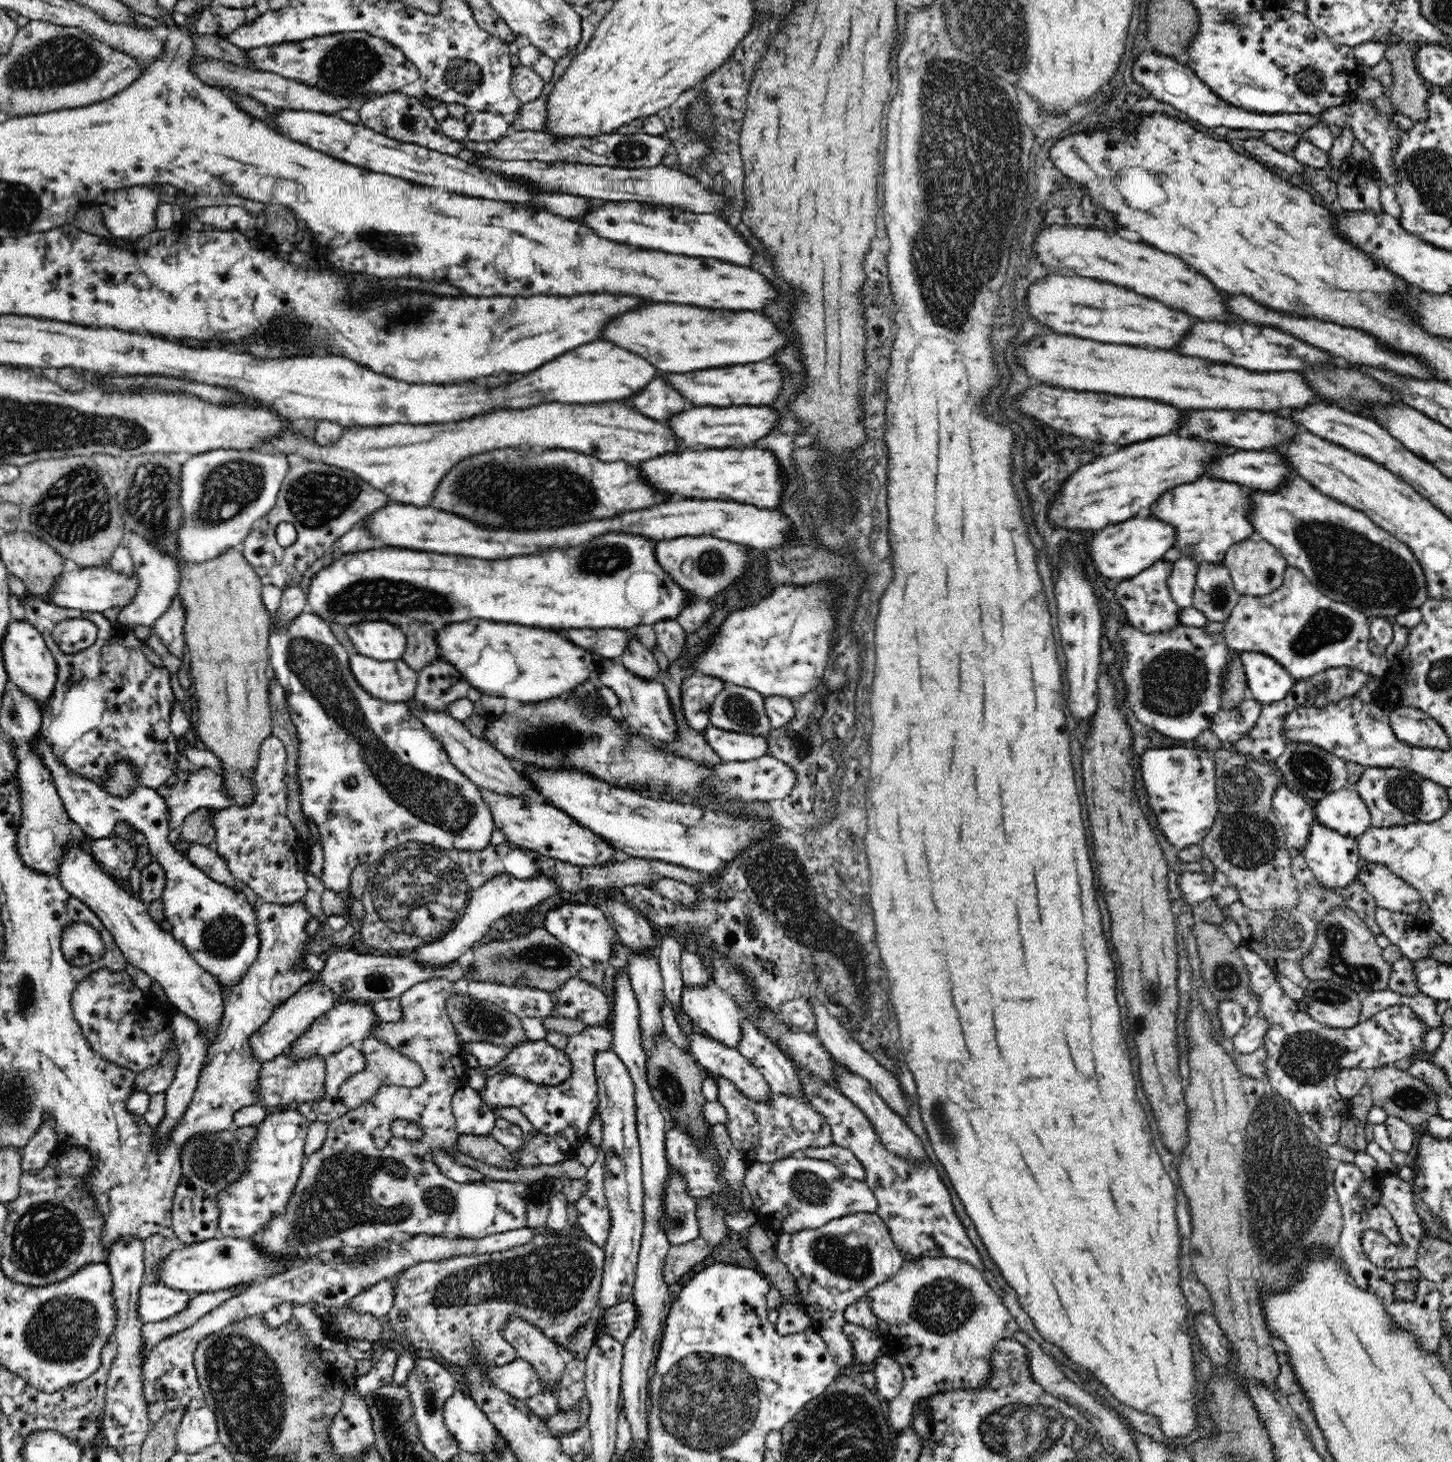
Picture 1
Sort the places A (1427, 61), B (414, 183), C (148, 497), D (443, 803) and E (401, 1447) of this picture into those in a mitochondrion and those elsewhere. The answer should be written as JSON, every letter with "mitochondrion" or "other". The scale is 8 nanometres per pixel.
{"A":"other","B":"other","C":"mitochondrion","D":"mitochondrion","E":"mitochondrion"}

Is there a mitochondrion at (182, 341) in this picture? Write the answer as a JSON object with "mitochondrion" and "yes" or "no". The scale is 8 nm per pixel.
{"mitochondrion":"no"}

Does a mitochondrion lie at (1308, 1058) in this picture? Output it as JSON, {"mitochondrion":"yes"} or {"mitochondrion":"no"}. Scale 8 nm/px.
{"mitochondrion":"yes"}

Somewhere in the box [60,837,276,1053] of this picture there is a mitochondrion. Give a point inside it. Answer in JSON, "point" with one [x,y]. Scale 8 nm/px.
{"point":[224,942]}

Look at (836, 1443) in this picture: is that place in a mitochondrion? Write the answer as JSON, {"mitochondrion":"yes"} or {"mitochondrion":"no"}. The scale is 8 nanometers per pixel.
{"mitochondrion":"yes"}

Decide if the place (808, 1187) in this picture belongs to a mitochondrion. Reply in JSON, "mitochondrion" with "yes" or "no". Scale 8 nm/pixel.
{"mitochondrion":"yes"}

